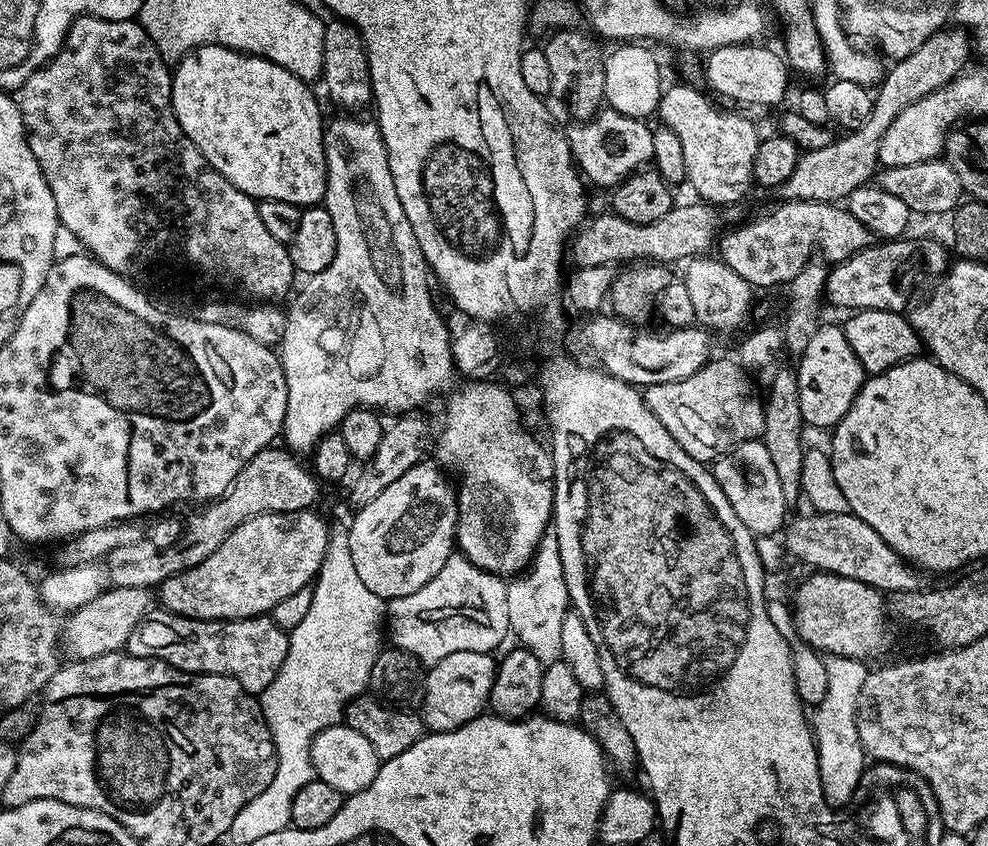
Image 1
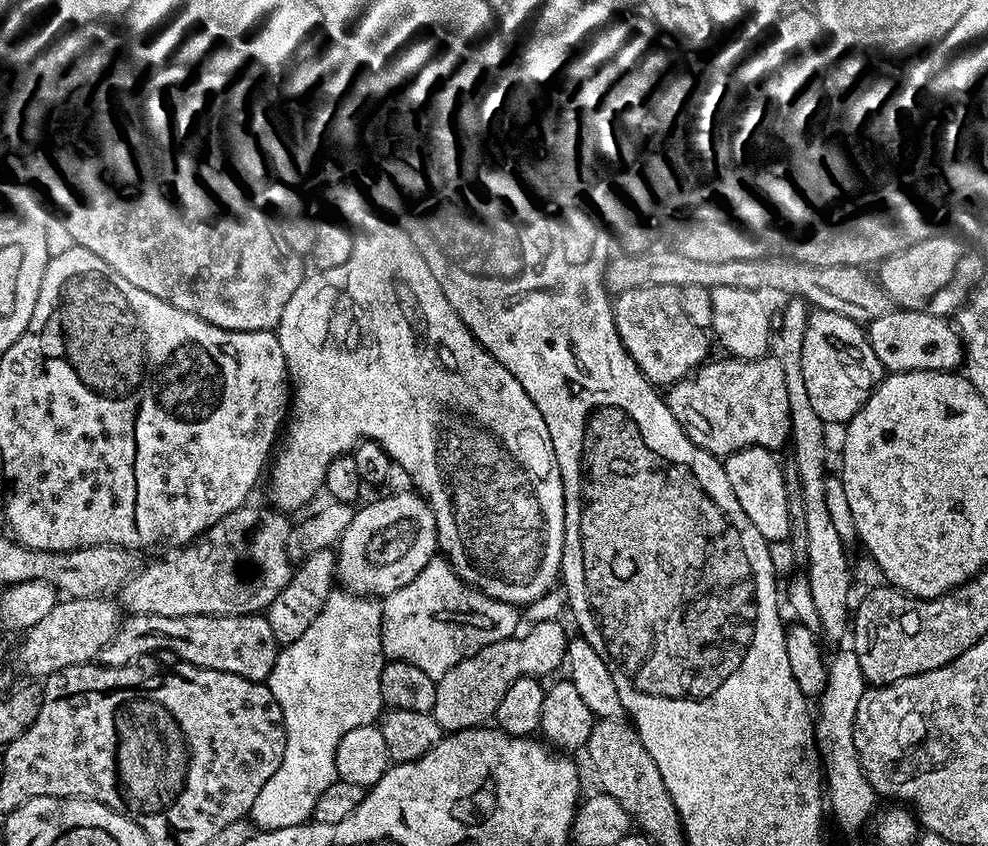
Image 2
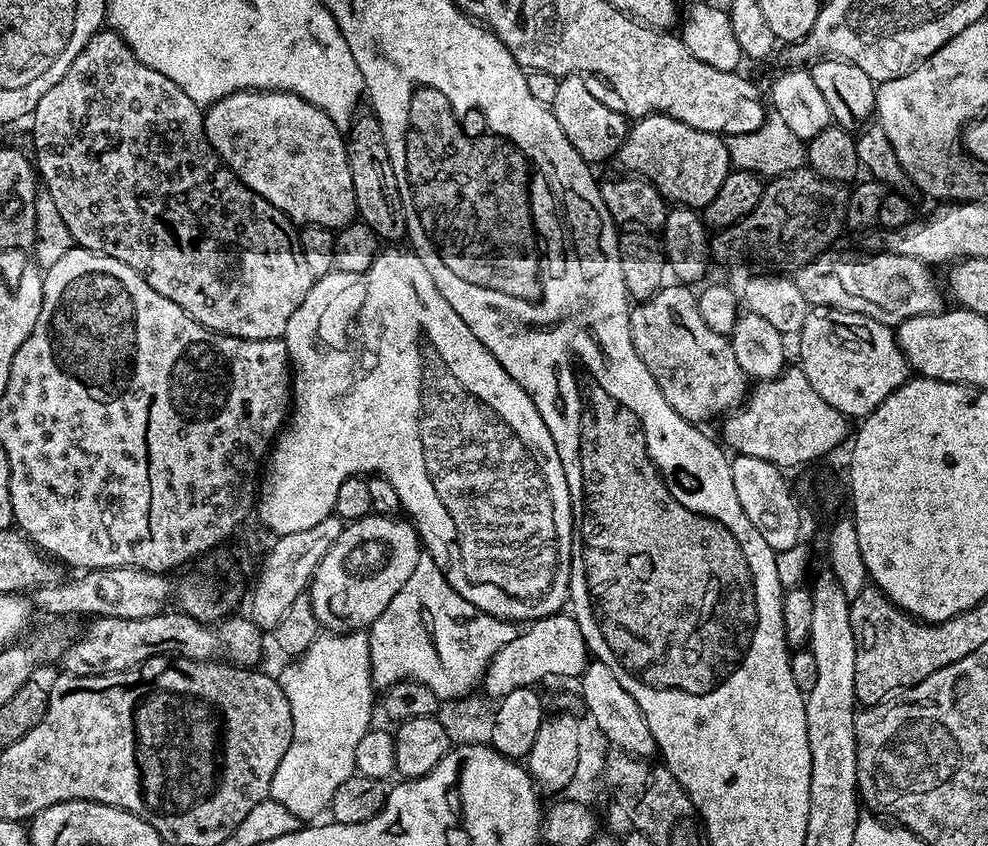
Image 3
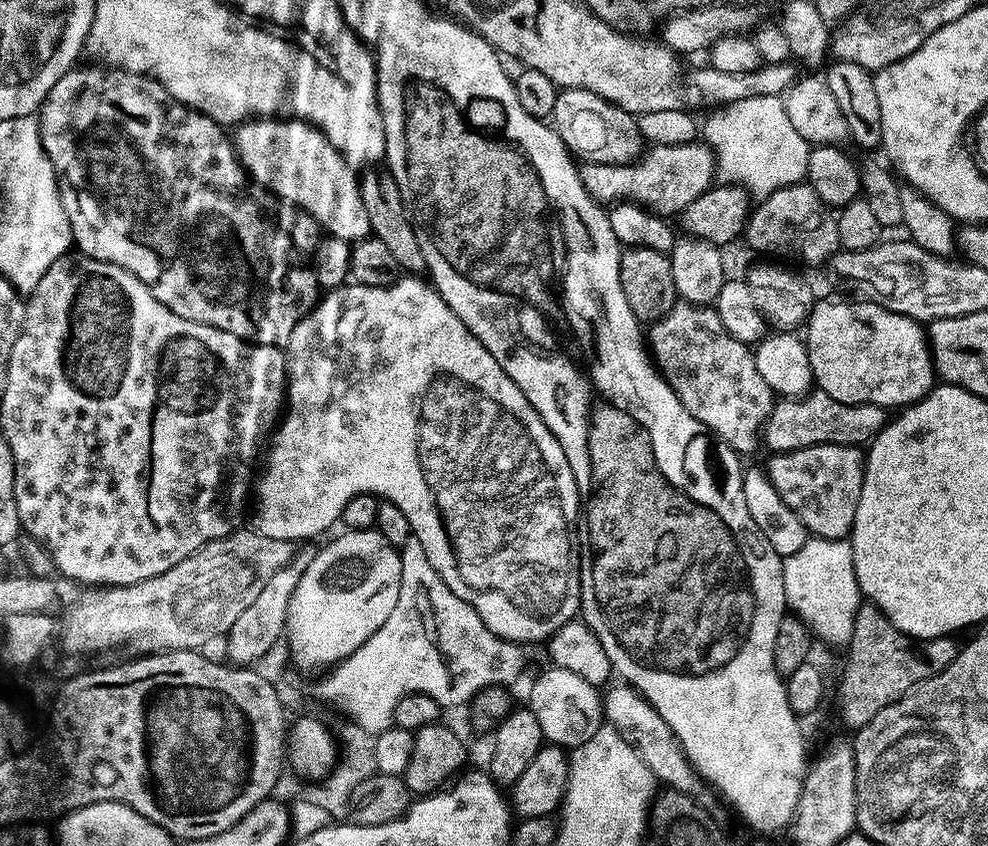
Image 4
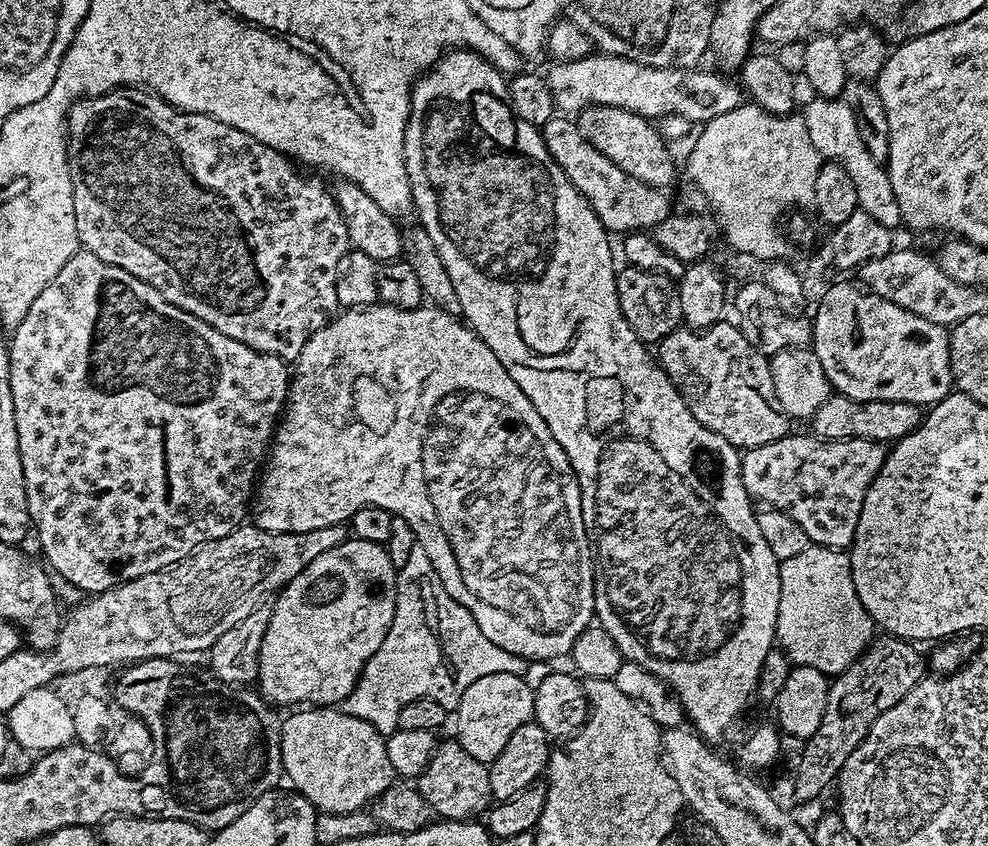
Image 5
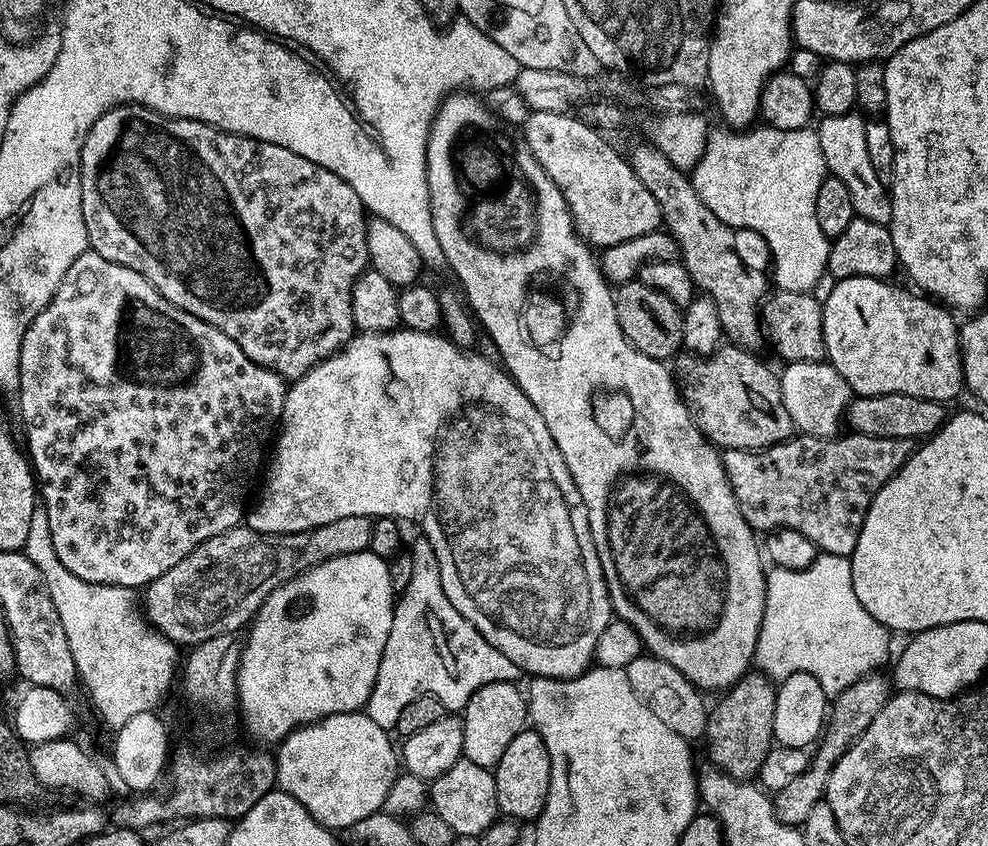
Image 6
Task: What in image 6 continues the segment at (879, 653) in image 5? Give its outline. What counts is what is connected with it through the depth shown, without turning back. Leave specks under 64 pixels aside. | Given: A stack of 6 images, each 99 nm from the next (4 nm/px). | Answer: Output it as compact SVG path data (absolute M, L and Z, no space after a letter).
M877 670L869 676L858 678L854 686L846 686L846 690L842 690L831 701L824 731L811 753L813 756L808 768L802 769L797 776L790 777L781 786L780 793L775 793L776 813L782 822L793 826L803 826L806 818L810 818L810 809L814 807L814 802L824 799L824 791L830 782L830 774L838 758L846 754L848 747L862 735L866 726L870 726L870 722L878 718L878 710L882 710L882 706L886 706L886 702L894 695L894 688L889 677L885 673L883 676L882 673L883 671Z

